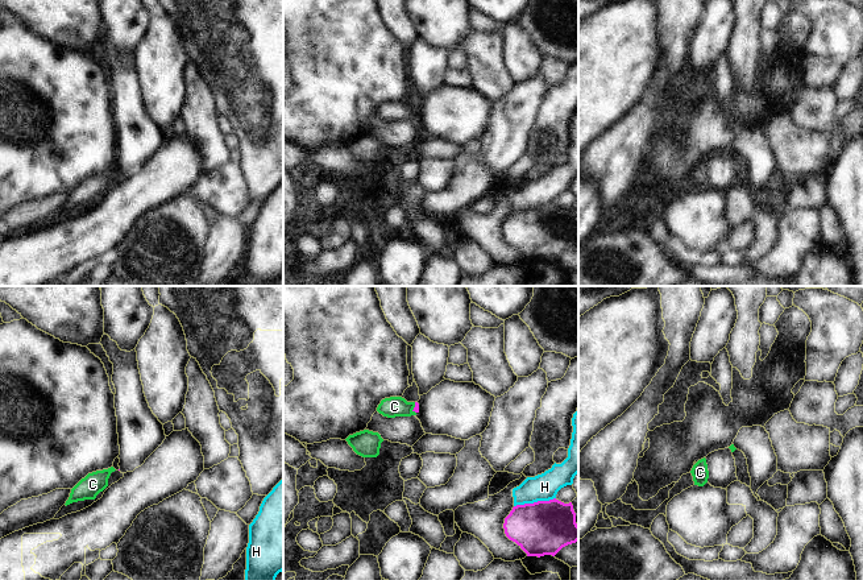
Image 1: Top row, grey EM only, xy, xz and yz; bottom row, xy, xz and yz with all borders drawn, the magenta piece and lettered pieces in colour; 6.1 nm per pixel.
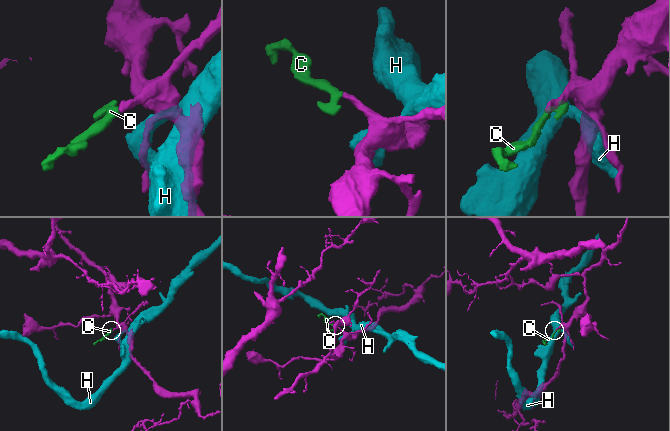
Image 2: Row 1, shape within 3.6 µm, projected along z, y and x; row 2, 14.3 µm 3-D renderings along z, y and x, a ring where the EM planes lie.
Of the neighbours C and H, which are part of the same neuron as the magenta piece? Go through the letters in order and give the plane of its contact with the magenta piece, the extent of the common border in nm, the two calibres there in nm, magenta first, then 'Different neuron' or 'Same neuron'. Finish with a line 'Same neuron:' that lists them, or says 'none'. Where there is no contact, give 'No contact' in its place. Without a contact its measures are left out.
C: Touches magenta in xz. Shared border 70 nm. Thickness 30 nm (magenta) against 130 nm. Same neuron
H: Touches magenta in xz. Shared border 260 nm. Thickness 320 nm (magenta) against 170 nm. Different neuron
Same neuron: C

